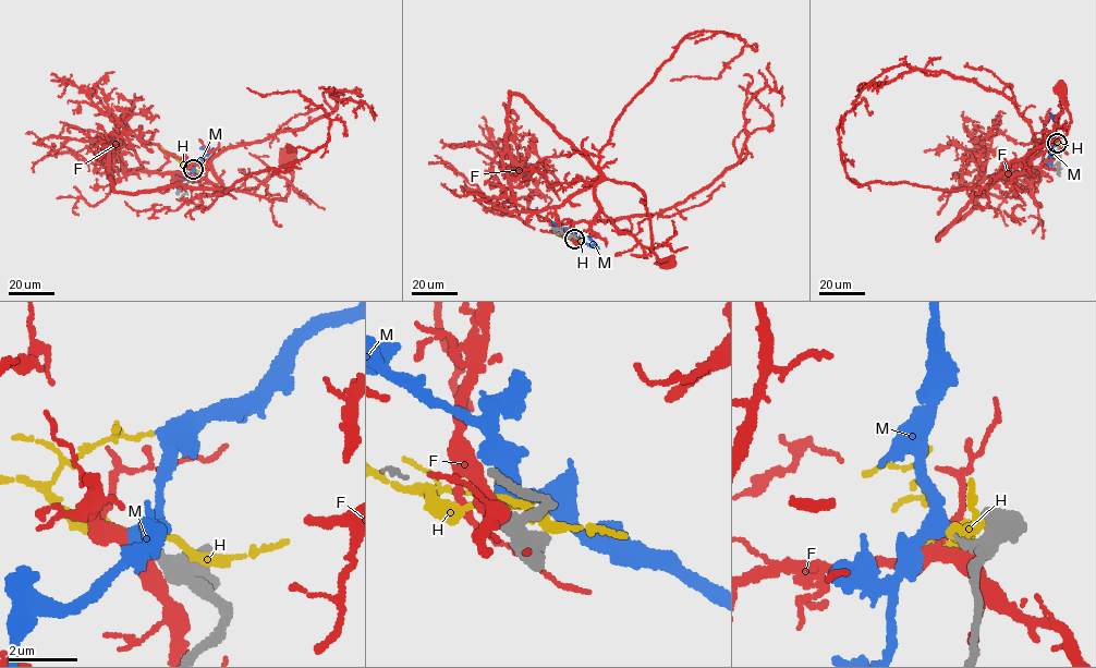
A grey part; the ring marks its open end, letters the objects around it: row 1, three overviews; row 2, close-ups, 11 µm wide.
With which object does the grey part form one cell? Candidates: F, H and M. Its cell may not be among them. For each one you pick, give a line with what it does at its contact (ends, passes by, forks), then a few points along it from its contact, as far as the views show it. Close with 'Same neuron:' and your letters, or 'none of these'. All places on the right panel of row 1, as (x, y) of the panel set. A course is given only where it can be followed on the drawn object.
M: it passes by | via (1056, 143), (1056, 121), (1050, 117), (1045, 124)
Same neuron: M

